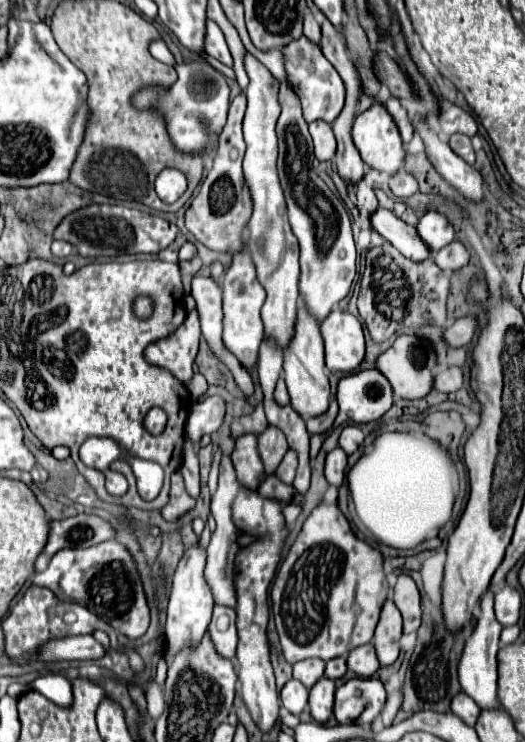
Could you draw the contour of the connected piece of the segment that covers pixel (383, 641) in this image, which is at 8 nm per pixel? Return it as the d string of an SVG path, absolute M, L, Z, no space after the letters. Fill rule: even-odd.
M390 597L382 607L382 615L372 639L380 665L392 665L398 659L400 635L402 635L402 615Z

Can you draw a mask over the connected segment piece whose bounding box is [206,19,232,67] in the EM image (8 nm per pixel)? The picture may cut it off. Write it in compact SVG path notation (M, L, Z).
M208 19L206 23L208 31L206 31L206 53L218 61L222 61L224 65L232 67L232 55L230 55L230 49L226 45L226 39L224 39L224 33L220 31L220 27Z

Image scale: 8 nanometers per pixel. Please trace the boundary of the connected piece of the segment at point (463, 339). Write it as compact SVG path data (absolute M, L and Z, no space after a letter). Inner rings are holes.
M472 315L456 319L450 327L444 329L442 339L448 347L464 347L472 341L472 335L476 333L476 319Z

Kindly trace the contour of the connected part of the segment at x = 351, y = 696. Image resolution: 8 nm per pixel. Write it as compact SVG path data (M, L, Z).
M350 679L336 689L334 717L338 723L370 725L386 701L384 685L378 679Z

